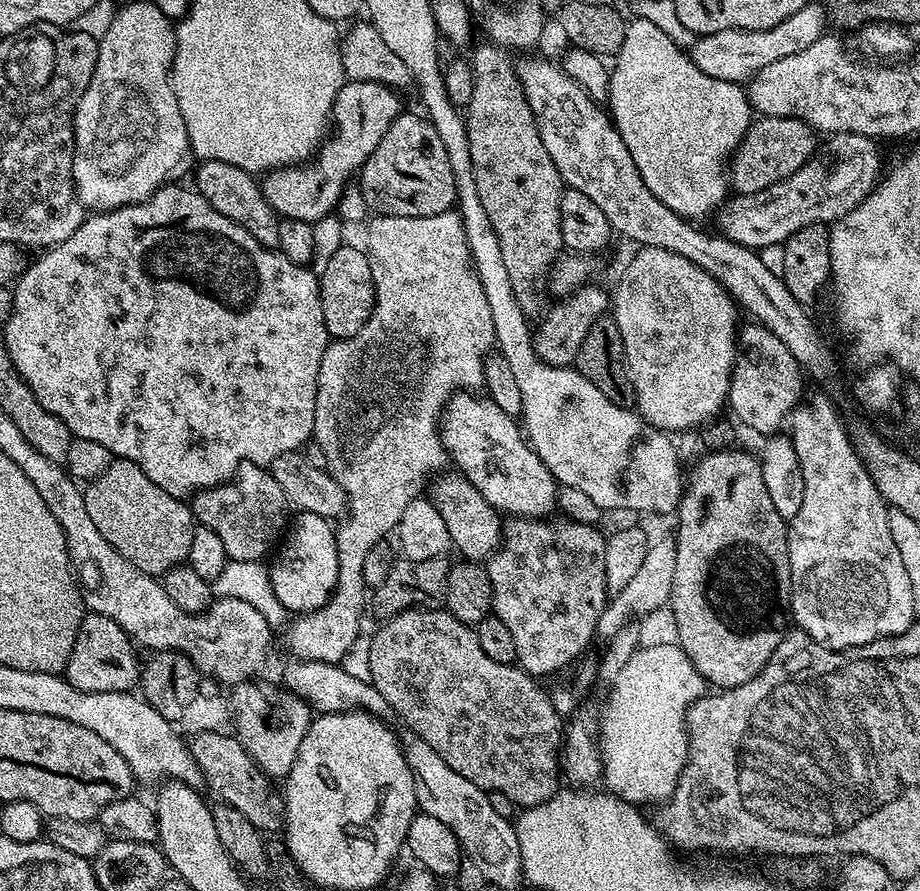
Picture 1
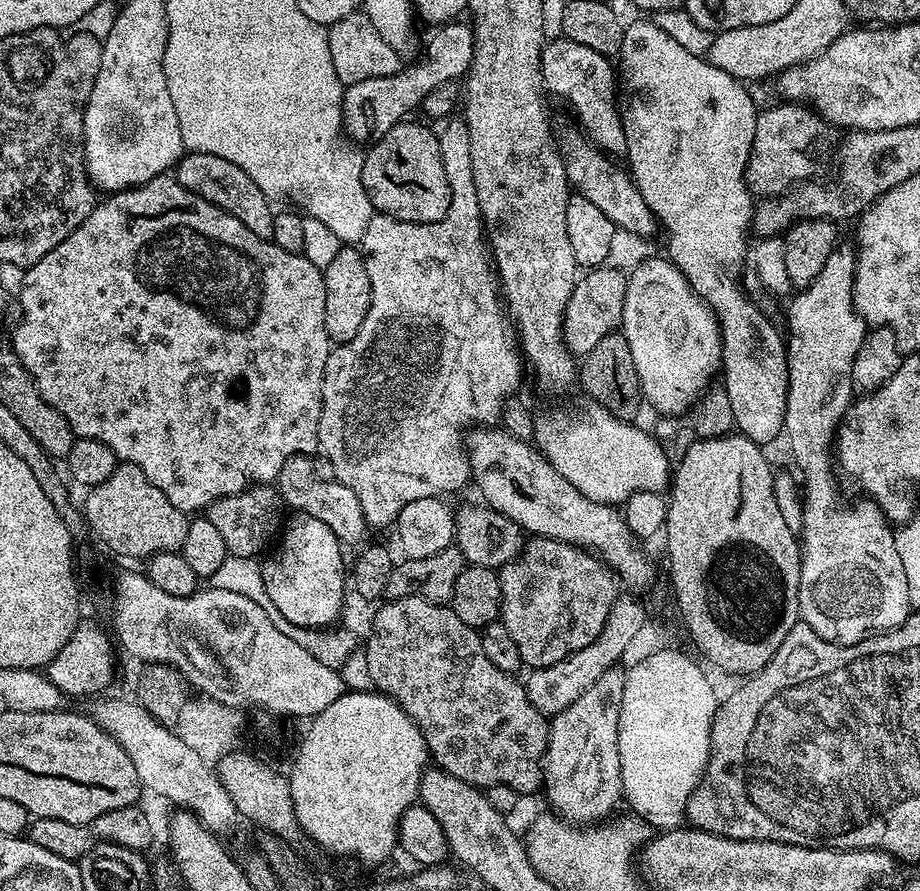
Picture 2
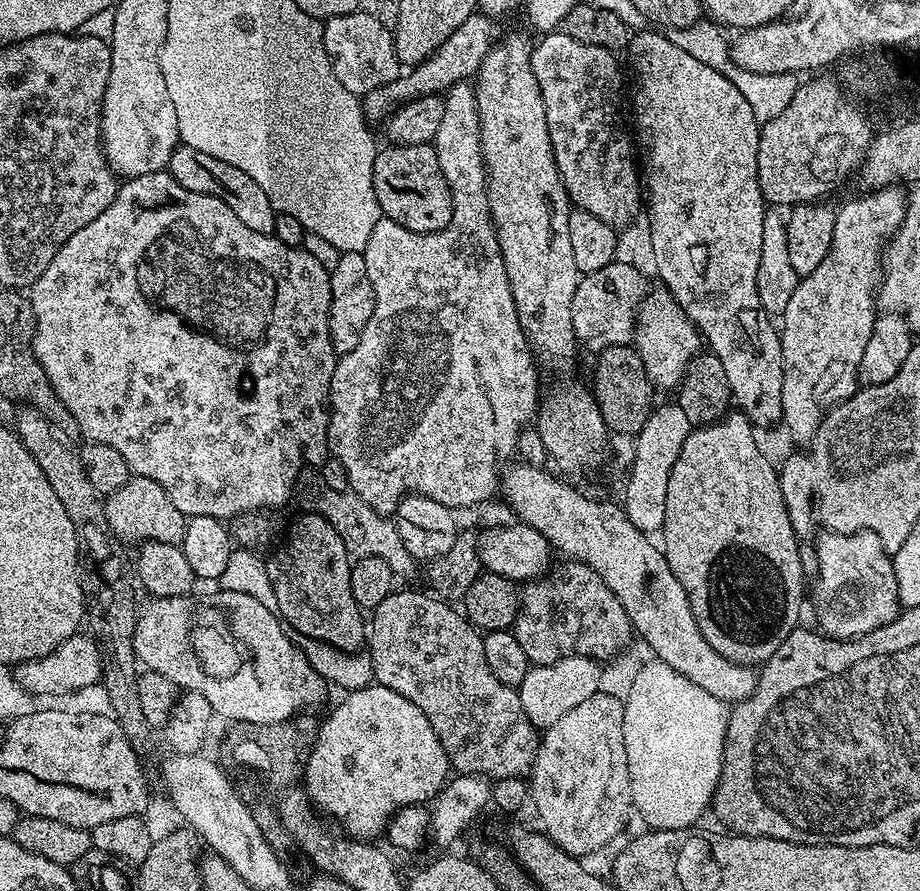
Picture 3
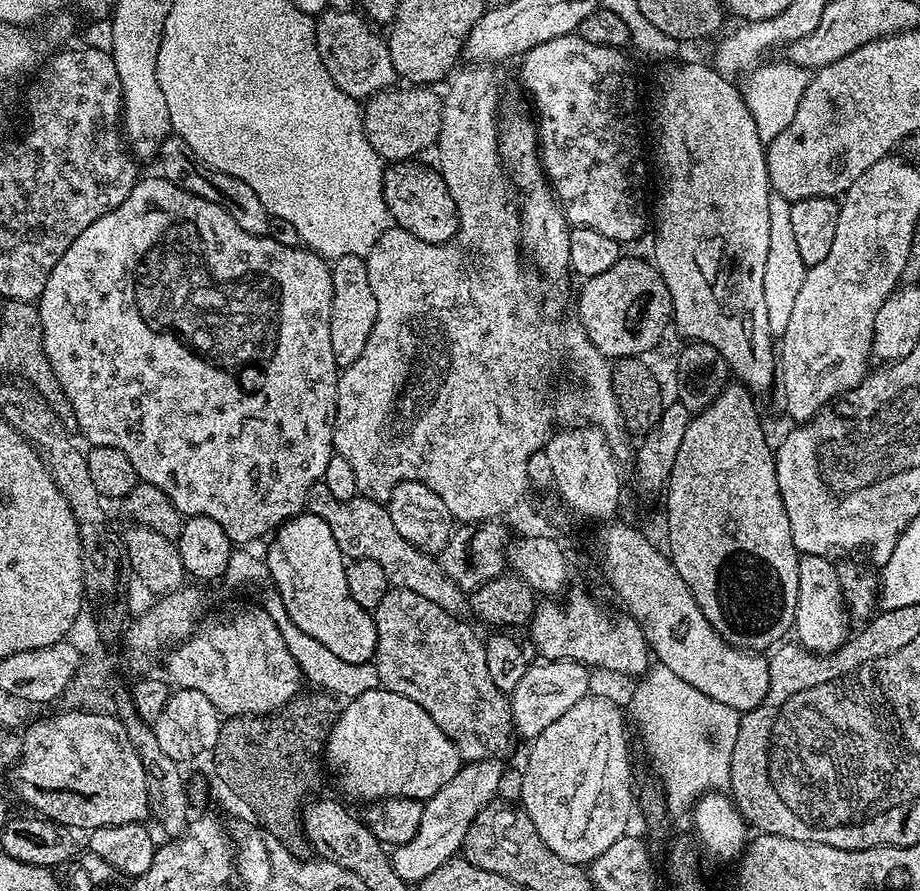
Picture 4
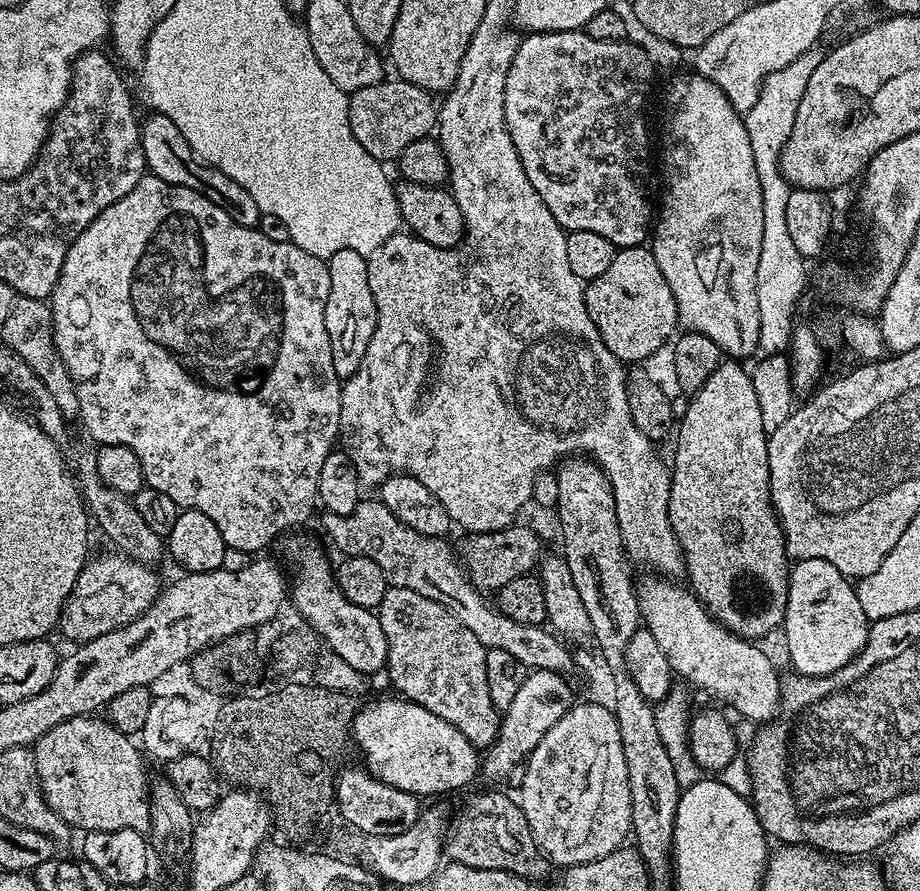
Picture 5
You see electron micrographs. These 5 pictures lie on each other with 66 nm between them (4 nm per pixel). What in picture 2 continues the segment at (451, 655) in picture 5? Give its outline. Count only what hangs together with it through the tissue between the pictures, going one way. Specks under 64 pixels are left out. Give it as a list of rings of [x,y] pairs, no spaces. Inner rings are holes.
[[[423,595],[381,603],[363,652],[371,687],[406,710],[408,717],[420,727],[435,767],[481,790],[510,786],[519,794],[541,791],[549,717],[536,709],[528,697],[527,687],[521,681],[519,684],[513,673],[498,670],[498,666],[486,658],[479,631],[466,626],[451,607],[431,604]]]

